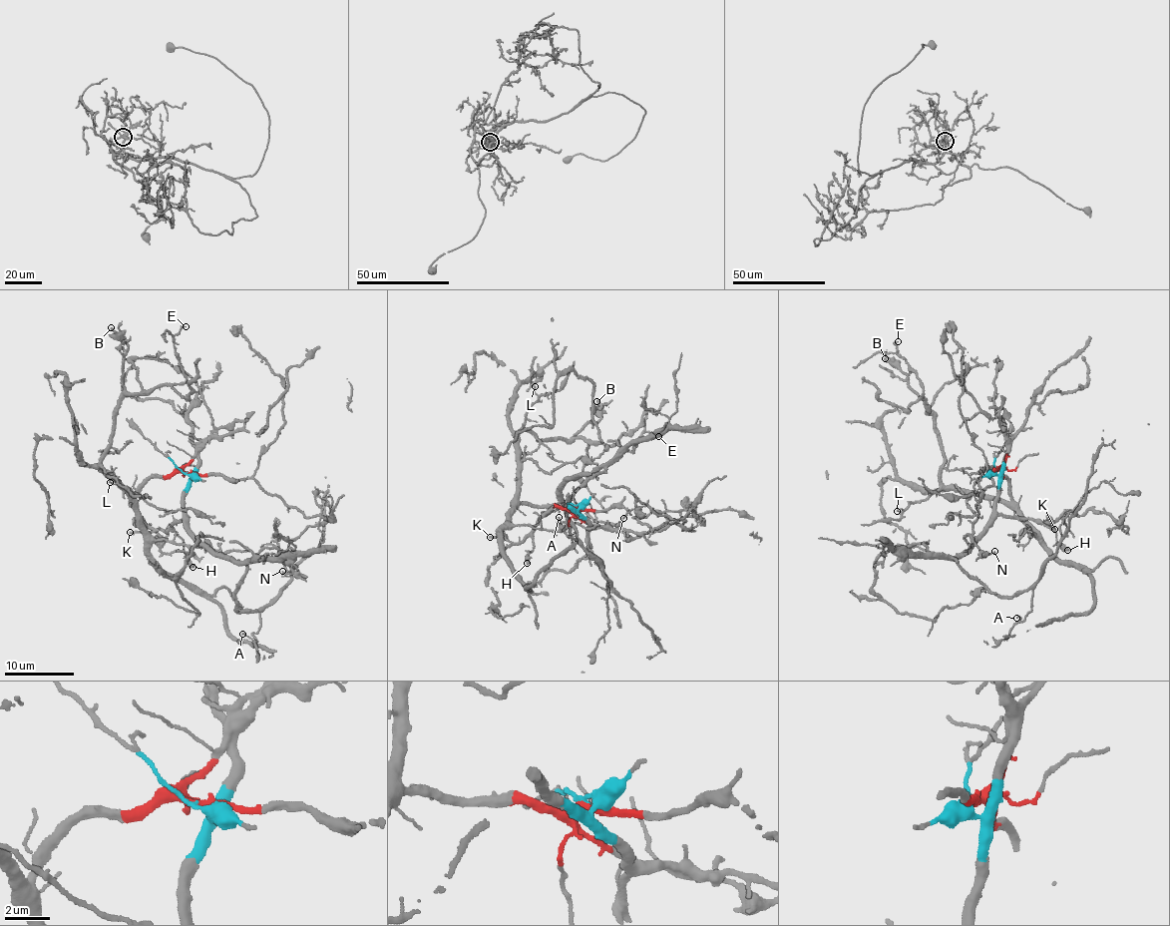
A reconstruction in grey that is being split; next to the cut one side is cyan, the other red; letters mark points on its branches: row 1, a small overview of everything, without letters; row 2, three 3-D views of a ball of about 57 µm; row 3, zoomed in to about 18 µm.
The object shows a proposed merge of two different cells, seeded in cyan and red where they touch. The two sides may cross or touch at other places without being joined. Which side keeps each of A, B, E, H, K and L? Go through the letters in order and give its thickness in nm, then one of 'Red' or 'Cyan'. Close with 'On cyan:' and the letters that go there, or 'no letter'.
A: Thickness 110 nm. Cyan
B: Thickness 160 nm. Red
E: Thickness 160 nm. Red
H: Thickness 440 nm. Cyan
K: Thickness 220 nm. Cyan
L: Thickness 120 nm. Red
On cyan: A, H, K

